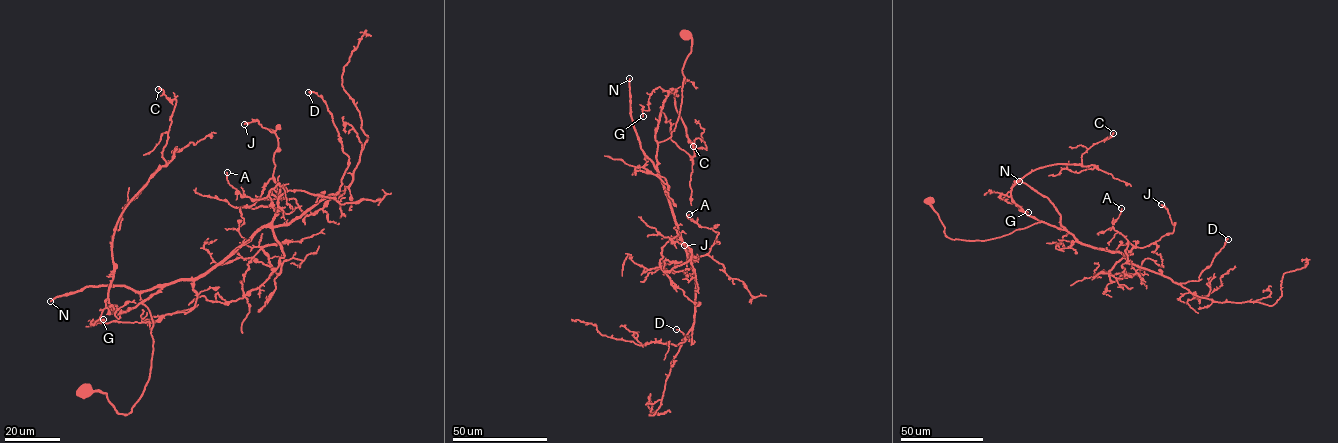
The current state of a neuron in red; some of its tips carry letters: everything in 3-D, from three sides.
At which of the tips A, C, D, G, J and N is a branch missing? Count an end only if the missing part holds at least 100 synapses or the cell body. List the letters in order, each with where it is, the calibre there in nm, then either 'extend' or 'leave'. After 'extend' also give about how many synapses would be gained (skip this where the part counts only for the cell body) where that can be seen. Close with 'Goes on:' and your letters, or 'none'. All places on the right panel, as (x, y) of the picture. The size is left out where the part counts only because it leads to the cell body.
A: at (1121, 208); 130 nm thick; leave
C: at (1113, 133); 240 nm thick; leave
D: at (1228, 239); 130 nm thick; leave
G: at (1028, 212); 160 nm thick; leave
J: at (1161, 204); 200 nm thick; leave
N: at (1019, 181); 240 nm thick; extend; about 500 synapses
Goes on: N

